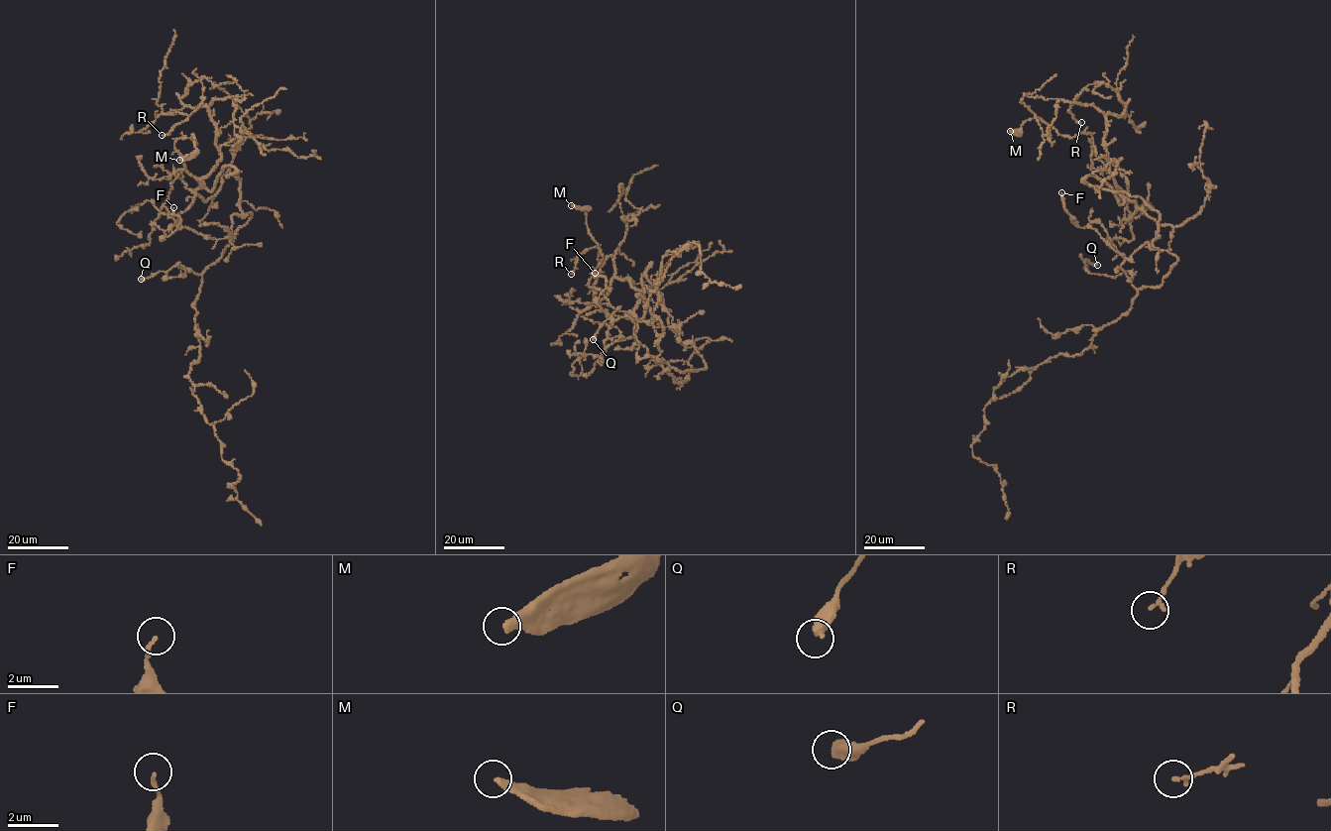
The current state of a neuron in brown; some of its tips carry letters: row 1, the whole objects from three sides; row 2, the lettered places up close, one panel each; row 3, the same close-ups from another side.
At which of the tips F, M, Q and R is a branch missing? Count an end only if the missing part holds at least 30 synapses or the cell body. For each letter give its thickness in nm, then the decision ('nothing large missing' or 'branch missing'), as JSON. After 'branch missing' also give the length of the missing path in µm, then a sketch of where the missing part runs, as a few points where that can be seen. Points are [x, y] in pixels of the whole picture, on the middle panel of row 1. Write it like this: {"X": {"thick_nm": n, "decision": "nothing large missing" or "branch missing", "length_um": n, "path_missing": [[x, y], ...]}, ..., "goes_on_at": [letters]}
{"F": {"thick_nm": 150, "decision": "nothing large missing"}, "M": {"thick_nm": 320, "decision": "branch missing", "length_um": 15}, "Q": {"thick_nm": 480, "decision": "nothing large missing"}, "R": {"thick_nm": 140, "decision": "nothing large missing"}, "goes_on_at": ["M"]}

